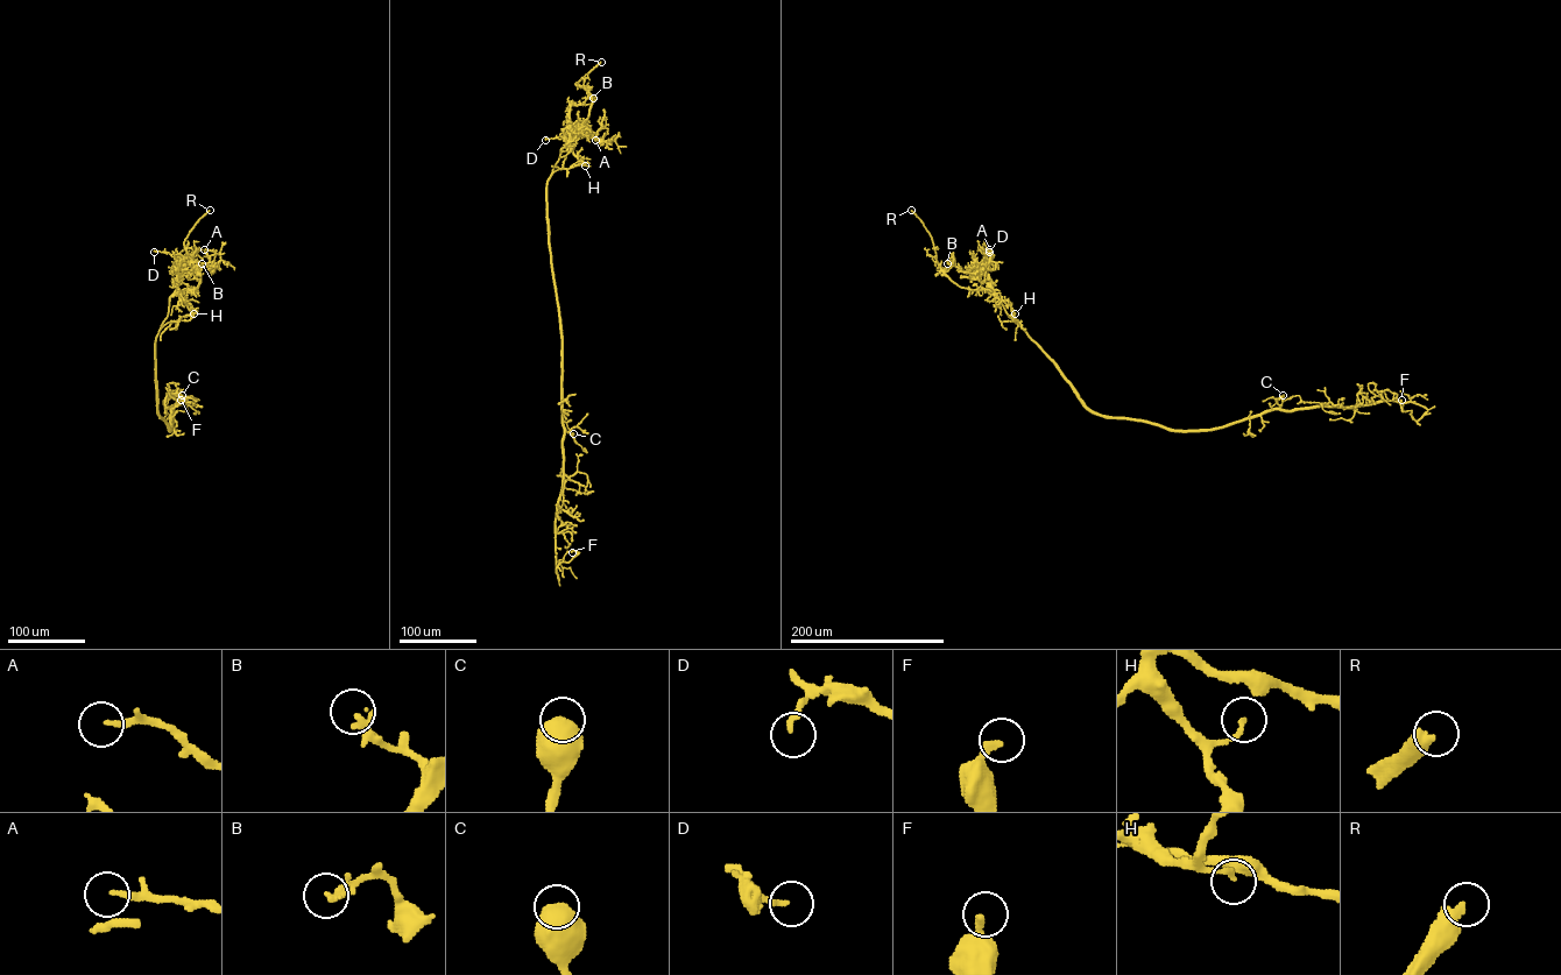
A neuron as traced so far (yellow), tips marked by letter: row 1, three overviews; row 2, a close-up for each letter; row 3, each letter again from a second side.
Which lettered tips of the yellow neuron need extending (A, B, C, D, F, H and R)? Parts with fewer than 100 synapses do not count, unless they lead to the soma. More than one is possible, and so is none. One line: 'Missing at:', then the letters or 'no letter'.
Missing at: R

